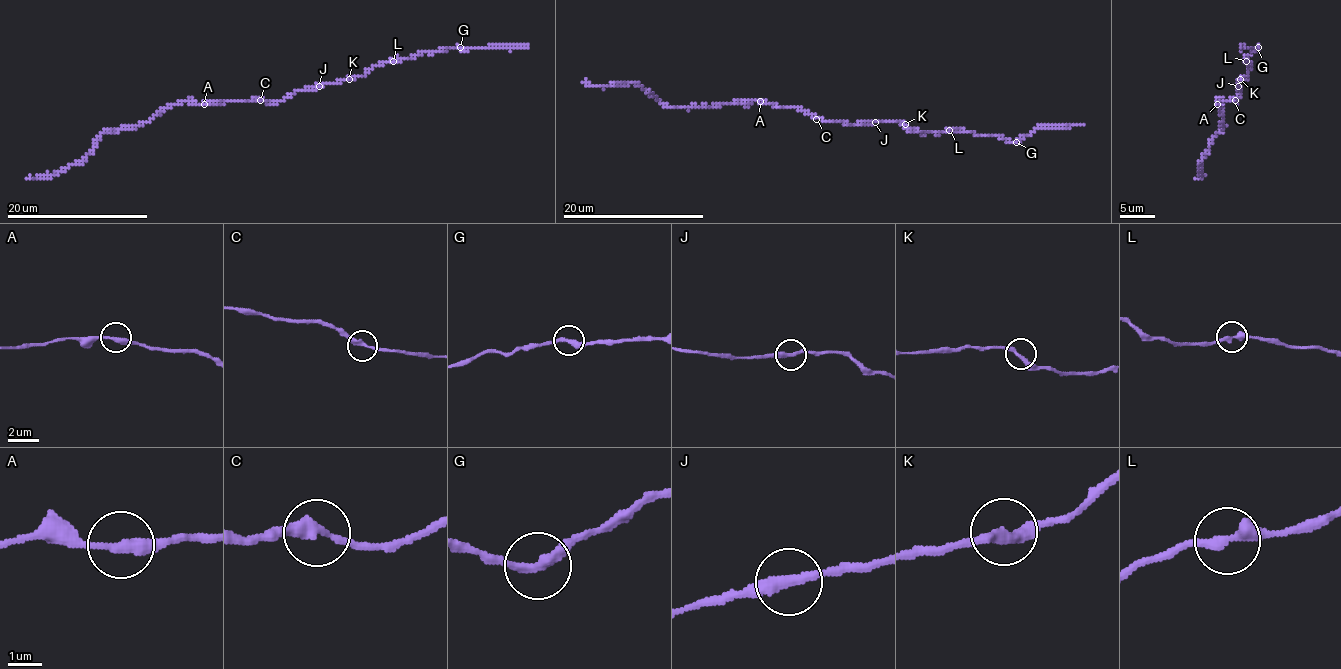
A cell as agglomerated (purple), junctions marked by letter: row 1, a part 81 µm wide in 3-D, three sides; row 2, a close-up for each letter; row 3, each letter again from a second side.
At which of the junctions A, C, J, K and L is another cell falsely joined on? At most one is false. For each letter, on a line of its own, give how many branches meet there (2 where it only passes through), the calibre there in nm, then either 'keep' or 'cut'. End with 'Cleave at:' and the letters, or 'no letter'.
A: 2 | 300 nm | keep
C: 2 | 320 nm | keep
J: 2 | 300 nm | keep
K: 2 | 300 nm | keep
L: 2 | 340 nm | keep
Cleave at: no letter

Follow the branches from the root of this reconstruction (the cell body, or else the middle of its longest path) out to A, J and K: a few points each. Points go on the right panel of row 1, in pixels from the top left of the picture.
A: (1236, 102), (1226, 100), (1217, 104)
J: (1236, 102), (1240, 93), (1238, 86)
K: (1236, 102), (1240, 93), (1236, 82), (1240, 79)

